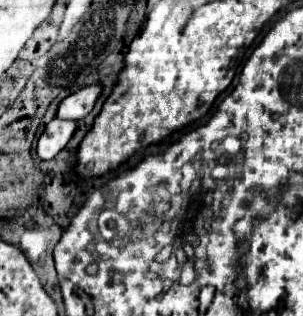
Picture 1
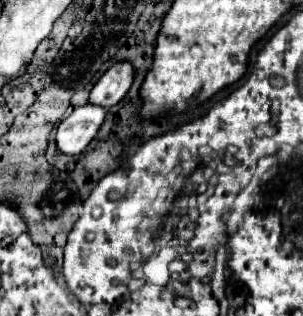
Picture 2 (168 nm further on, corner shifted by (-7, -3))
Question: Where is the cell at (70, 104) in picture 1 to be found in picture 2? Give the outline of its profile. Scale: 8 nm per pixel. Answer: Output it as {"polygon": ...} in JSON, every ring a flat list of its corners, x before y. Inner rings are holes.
{"polygon":[[117,62,93,86,89,94,89,104,99,104,101,108,115,106,129,92,131,82,133,82,133,66,127,62]]}

